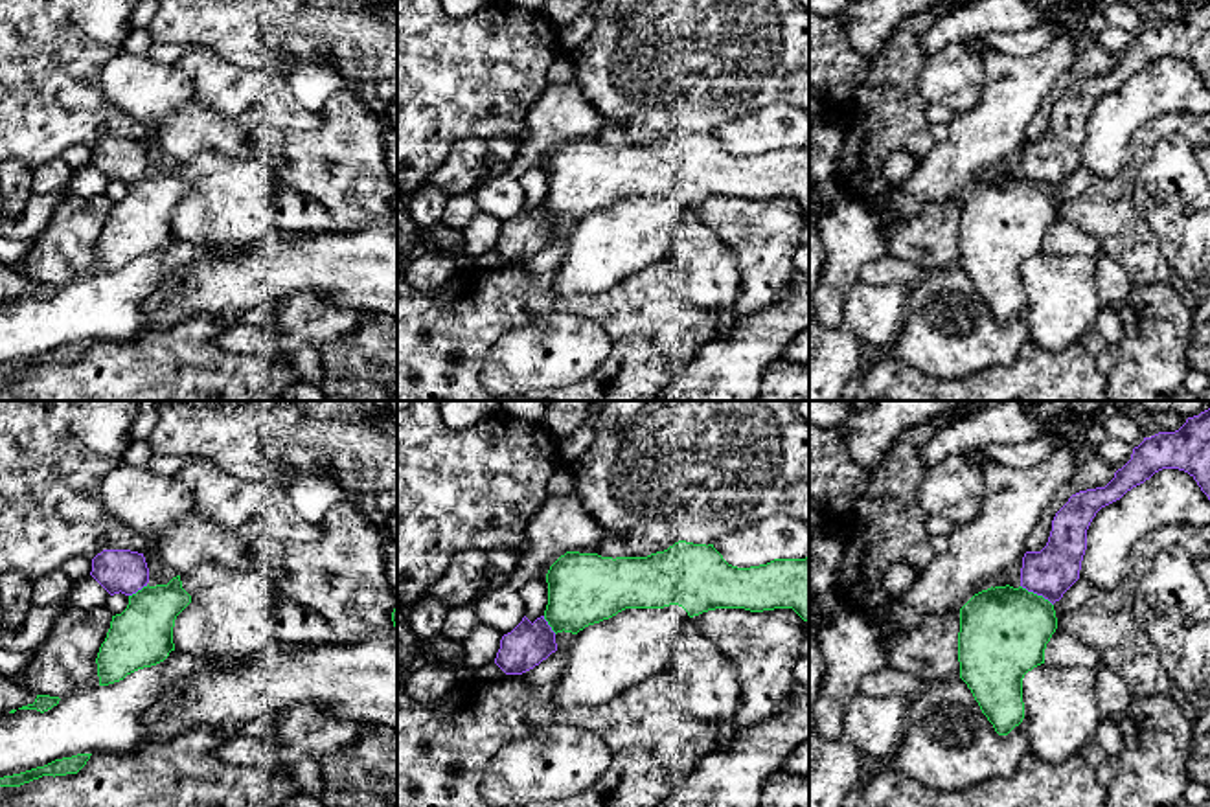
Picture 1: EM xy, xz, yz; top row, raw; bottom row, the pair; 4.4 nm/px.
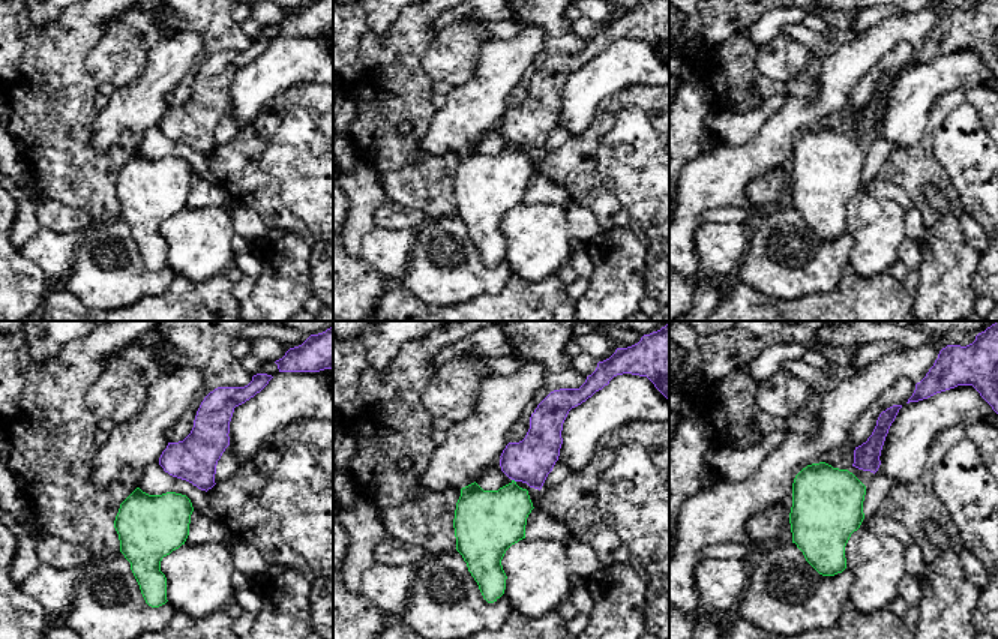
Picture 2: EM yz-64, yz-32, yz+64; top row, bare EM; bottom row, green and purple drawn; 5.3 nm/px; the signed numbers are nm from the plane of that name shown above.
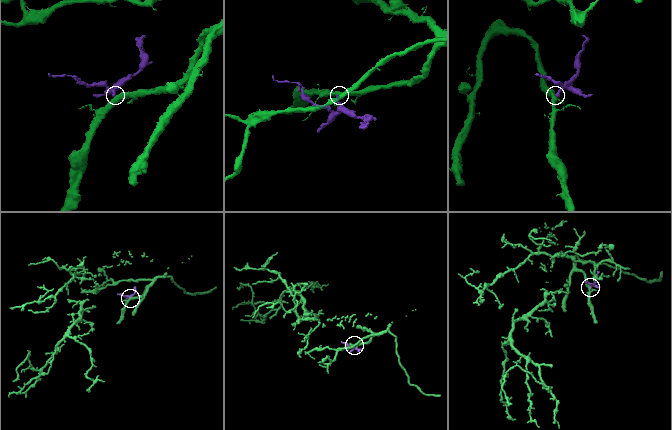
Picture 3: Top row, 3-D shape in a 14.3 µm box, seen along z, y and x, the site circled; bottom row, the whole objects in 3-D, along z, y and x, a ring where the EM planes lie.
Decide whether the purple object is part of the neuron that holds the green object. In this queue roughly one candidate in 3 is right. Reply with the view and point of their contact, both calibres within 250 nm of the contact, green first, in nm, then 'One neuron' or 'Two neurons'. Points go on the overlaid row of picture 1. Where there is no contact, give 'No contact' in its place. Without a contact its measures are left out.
Touches green at yz (1036, 594). Thickness 380 nm (green) against 220 nm. Two neurons

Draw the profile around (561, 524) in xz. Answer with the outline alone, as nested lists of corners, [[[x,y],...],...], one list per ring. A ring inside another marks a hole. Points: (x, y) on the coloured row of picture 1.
[[[579,494],[548,496],[526,529],[528,548],[517,555],[509,585],[546,579],[550,566],[566,551],[598,546],[605,529],[588,515]]]

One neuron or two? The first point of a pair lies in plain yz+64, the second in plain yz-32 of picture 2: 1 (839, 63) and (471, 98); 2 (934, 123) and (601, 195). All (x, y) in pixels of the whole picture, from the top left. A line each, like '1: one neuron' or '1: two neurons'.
1: one neuron
2: one neuron

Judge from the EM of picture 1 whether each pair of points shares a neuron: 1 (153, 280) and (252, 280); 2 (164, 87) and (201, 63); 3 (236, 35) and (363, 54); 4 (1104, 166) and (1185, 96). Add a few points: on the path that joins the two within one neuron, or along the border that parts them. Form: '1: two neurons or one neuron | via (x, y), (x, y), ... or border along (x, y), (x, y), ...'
1: one neuron | via (177, 271), (197, 271), (206, 280), (228, 280)
2: two neurons | border along (175, 65), (192, 81), (194, 96)
3: one neuron | via (267, 35), (331, 35)
4: one neuron | via (1107, 140), (1152, 96), (1159, 96)

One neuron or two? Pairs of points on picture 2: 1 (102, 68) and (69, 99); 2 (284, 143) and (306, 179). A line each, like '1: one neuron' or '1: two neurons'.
1: two neurons
2: one neuron

